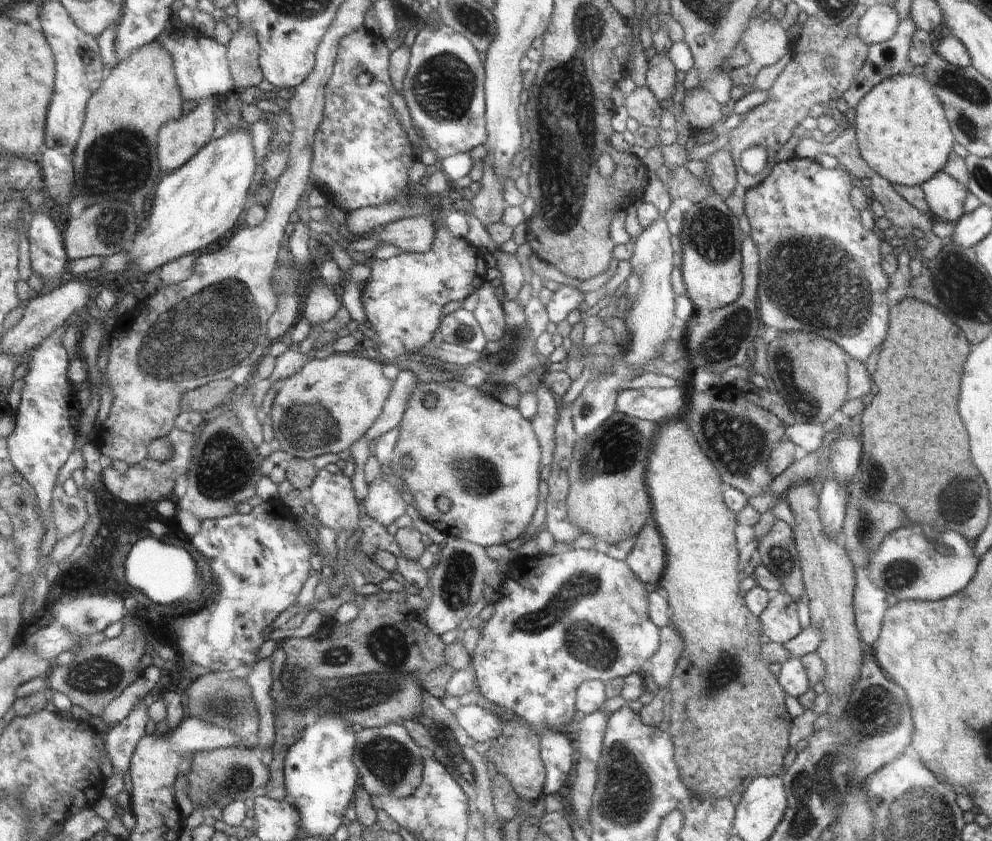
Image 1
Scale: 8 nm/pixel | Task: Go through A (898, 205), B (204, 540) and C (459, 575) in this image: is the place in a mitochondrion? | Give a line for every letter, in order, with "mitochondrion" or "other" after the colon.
A: other
B: other
C: mitochondrion

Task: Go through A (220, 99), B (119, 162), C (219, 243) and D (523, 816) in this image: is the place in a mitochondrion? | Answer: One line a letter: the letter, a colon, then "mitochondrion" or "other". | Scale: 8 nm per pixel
A: other
B: mitochondrion
C: other
D: other

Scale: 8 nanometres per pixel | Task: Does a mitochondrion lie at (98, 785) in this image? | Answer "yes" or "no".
no

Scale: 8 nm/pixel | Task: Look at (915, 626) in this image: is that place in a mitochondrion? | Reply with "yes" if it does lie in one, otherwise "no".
no

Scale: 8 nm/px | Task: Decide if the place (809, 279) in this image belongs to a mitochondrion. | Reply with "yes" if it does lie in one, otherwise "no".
yes

